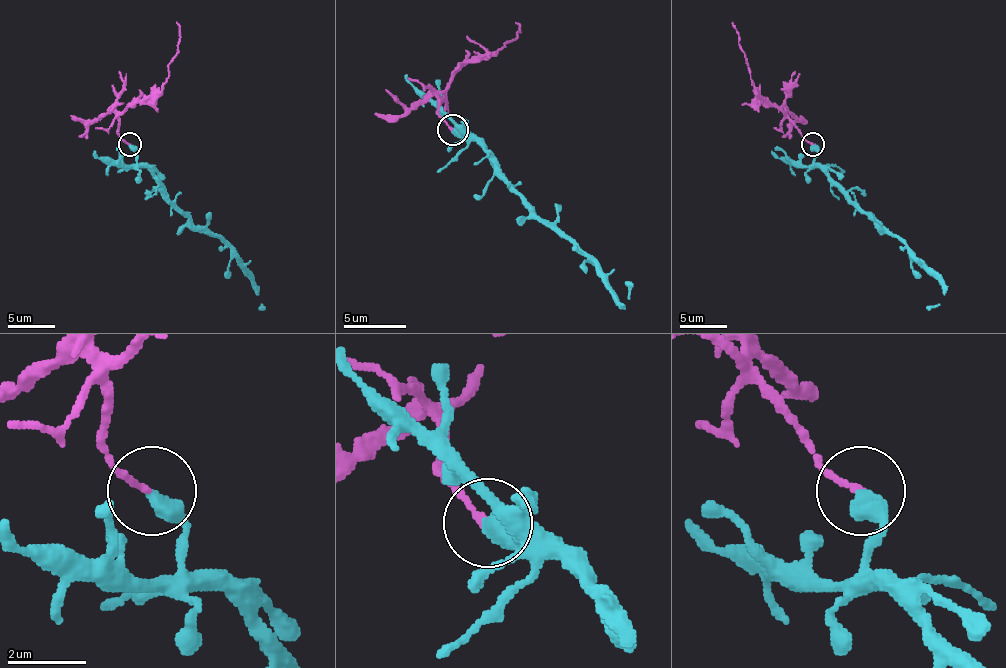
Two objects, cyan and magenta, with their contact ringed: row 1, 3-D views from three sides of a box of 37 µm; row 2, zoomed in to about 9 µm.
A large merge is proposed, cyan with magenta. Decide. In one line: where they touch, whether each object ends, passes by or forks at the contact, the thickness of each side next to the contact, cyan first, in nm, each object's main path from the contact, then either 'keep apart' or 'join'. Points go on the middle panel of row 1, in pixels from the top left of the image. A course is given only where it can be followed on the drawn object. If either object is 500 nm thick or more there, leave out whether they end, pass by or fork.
place (453, 130); calibres 500 and 140 nm; course cyan (452, 129), (471, 135), (493, 169), (540, 216), (558, 229), (624, 304), (627, 298), (624, 282); course magenta (452, 129), (439, 116), (442, 91), (468, 63), (477, 63), (518, 35), (514, 22); keep apart

